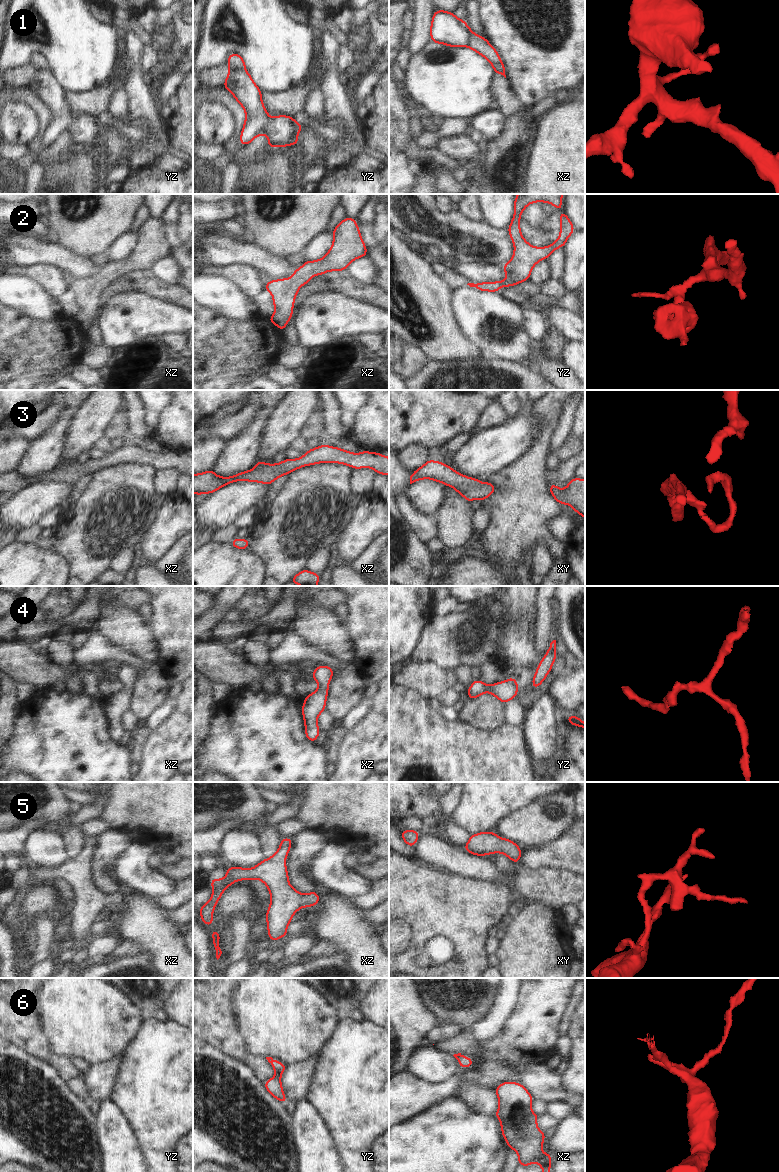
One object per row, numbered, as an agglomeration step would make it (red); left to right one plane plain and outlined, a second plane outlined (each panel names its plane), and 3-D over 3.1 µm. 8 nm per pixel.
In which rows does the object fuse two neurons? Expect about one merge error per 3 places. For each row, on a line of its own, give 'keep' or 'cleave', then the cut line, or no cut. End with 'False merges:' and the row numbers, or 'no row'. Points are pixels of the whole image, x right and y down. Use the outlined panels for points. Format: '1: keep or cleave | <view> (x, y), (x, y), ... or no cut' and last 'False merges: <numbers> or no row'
1: cleave | yz (227, 62), (232, 68), (243, 68), (245, 70)
2: keep | no cut
3: keep | no cut
4: keep | no cut
5: keep | no cut
6: keep | no cut
False merges: 1

